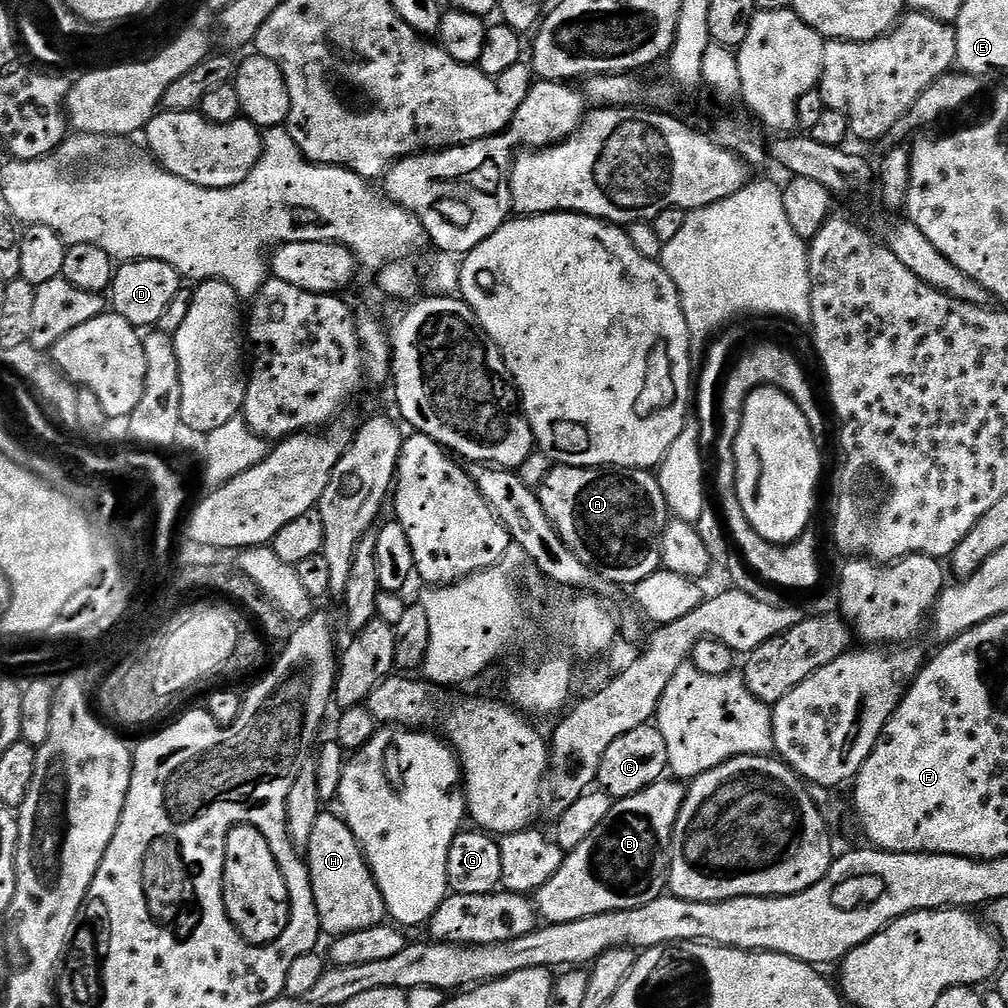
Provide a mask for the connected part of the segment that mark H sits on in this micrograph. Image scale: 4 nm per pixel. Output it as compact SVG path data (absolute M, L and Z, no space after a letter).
M328 810L321 811L310 834L306 859L314 902L318 906L320 931L325 937L345 936L354 930L366 930L370 926L385 923L386 909L382 890L378 890L378 882L370 870L358 838L354 838L344 819L339 815L331 816Z

